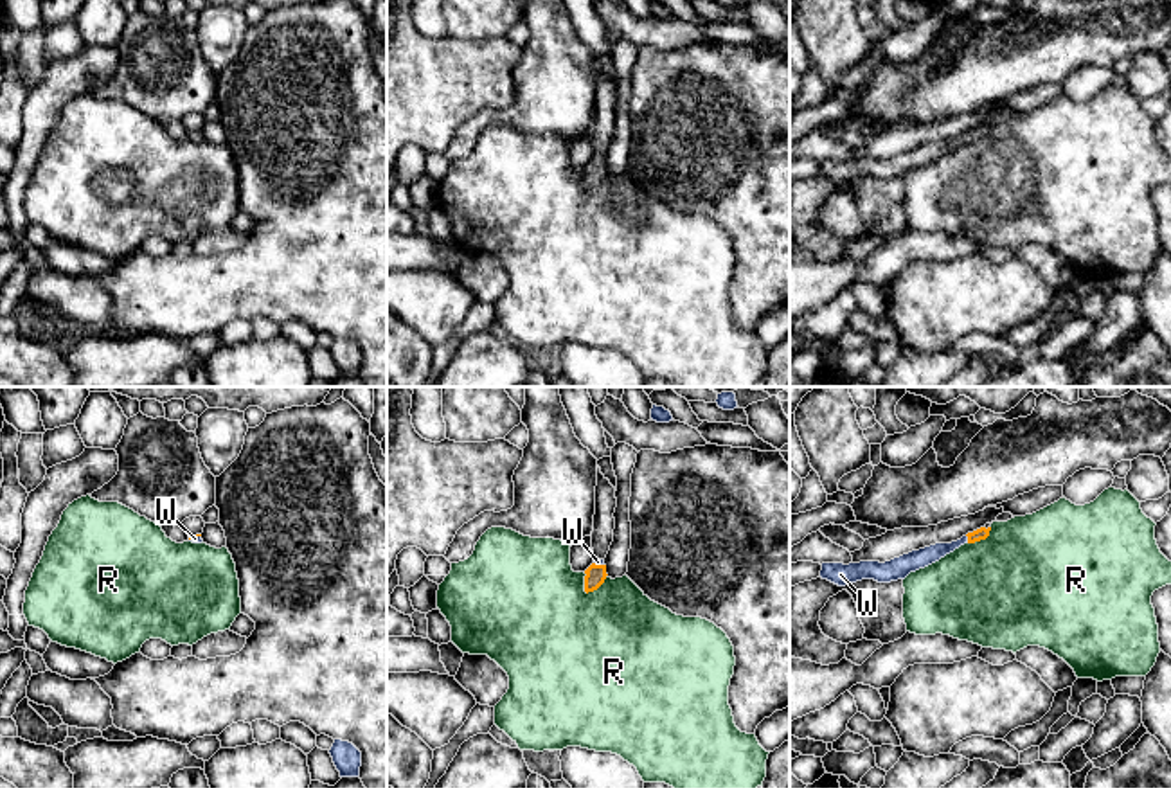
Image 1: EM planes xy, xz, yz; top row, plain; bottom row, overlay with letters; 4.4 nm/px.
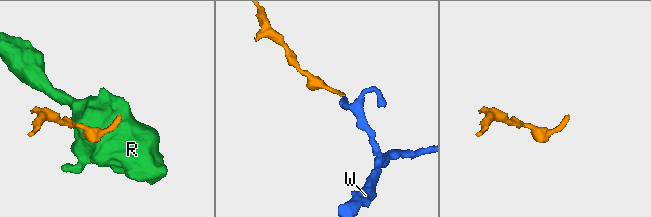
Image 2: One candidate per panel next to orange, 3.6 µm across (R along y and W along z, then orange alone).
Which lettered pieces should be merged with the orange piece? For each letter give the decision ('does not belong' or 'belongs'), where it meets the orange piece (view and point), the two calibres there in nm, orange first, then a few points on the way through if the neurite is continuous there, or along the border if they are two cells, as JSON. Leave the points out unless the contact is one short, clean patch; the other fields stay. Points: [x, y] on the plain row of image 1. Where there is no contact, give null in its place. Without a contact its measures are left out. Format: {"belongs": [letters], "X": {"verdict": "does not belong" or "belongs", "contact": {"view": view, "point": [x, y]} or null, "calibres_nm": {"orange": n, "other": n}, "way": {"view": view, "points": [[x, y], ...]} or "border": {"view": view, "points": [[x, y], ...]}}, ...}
{"belongs": ["W"], "R": {"verdict": "does not belong", "contact": {"view": "xz", "point": [596, 186]}, "calibres_nm": {"orange": 90, "other": 500}}, "W": {"verdict": "belongs", "contact": {"view": "yz", "point": [968, 135]}, "calibres_nm": {"orange": 60, "other": 90}, "way": {"view": "yz", "points": [[983, 130], [968, 135], [921, 155]]}}}

